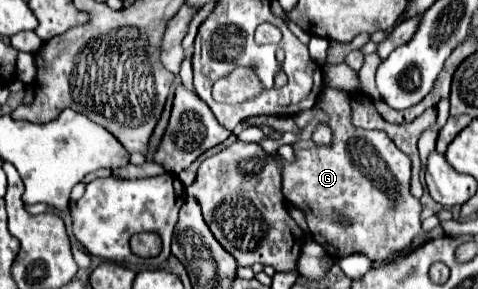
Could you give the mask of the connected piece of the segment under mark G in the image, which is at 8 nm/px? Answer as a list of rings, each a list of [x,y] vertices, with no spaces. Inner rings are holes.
[[[326,87],[318,95],[316,105],[330,115],[328,125],[334,131],[334,141],[324,147],[294,149],[294,161],[286,161],[278,155],[276,161],[282,167],[284,197],[304,209],[314,241],[326,247],[332,257],[366,253],[372,261],[380,261],[388,253],[410,245],[414,237],[422,235],[422,205],[408,191],[408,155],[404,155],[384,131],[368,131],[352,125],[350,95],[346,91]],[[332,211],[344,213],[350,225],[336,225]]]

